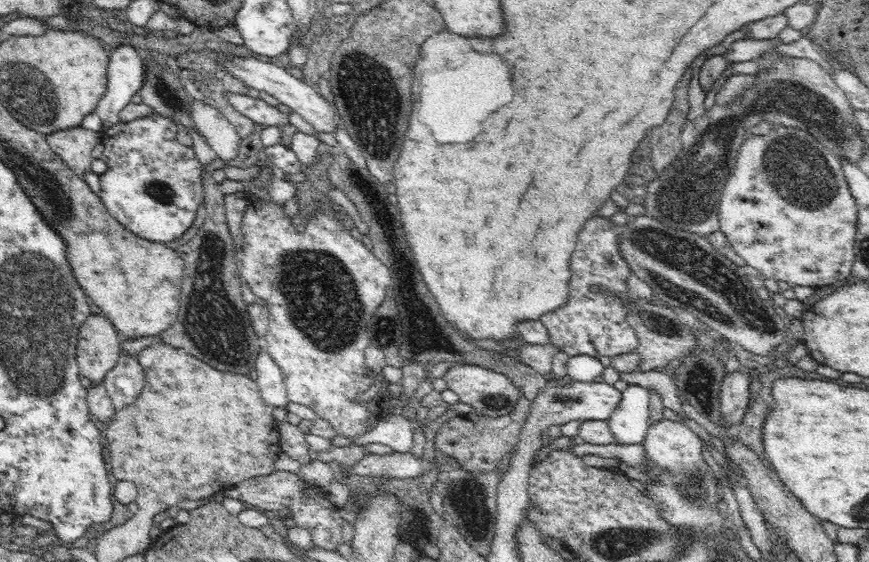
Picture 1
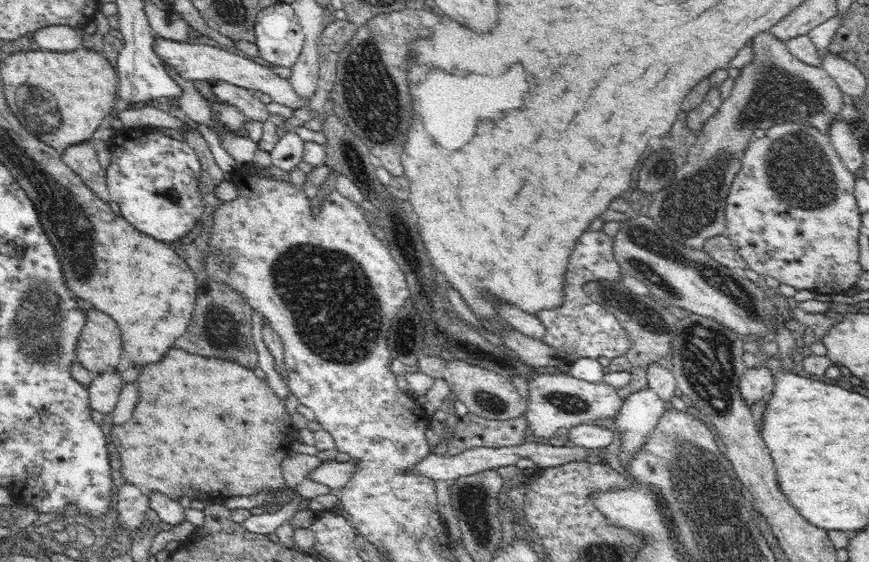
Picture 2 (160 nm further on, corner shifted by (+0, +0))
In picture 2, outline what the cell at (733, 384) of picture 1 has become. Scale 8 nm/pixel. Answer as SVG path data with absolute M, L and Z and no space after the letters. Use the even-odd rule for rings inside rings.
M766 366L748 368L740 377L740 396L750 405L762 400L766 394L773 394L774 389L775 375Z

